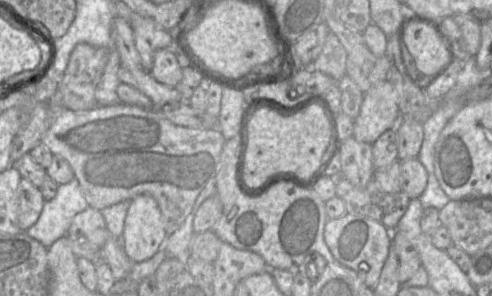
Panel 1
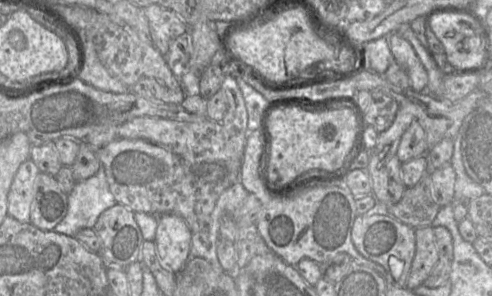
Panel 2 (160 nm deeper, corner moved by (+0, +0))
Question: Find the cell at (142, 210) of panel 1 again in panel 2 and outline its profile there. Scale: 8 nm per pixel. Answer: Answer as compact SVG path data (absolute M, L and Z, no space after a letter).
M173 213L158 215L157 221L153 242L158 260L162 267L177 273L190 258L191 231L185 220Z

